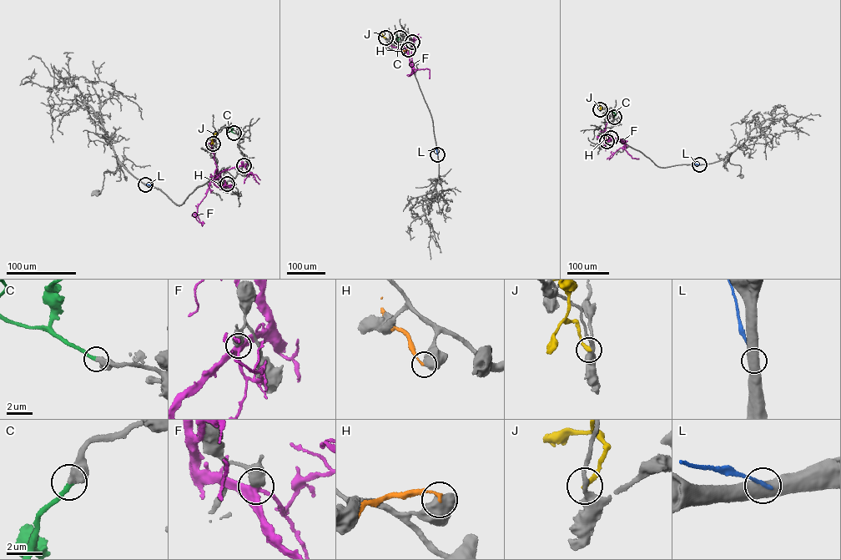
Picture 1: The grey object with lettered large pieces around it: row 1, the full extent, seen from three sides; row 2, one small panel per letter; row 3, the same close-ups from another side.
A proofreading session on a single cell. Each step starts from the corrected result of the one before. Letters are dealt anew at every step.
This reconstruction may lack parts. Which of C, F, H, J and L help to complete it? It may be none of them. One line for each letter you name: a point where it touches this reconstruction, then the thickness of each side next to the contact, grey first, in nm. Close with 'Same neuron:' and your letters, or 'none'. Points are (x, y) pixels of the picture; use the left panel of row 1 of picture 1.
C: meets grey at (234, 133); 550 nm thick on the grey side, 280 nm on the other
Same neuron: C

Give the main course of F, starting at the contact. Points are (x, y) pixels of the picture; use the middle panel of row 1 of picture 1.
F: (412, 42), (413, 68), (407, 53), (389, 42)

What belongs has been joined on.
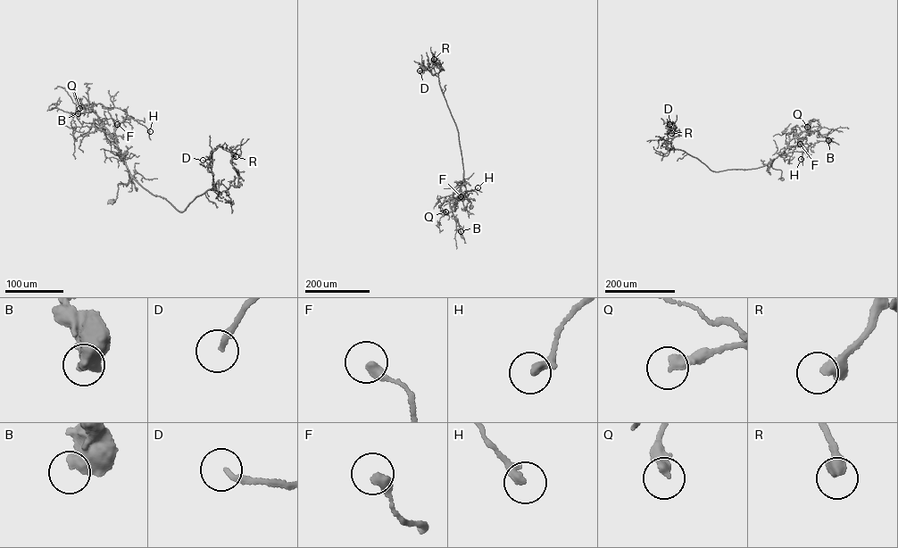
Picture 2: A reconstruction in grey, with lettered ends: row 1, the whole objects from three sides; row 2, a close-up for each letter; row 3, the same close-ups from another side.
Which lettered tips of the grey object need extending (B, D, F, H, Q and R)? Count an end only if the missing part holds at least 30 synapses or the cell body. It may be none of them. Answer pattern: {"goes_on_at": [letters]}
{"goes_on_at": ["D", "R"]}

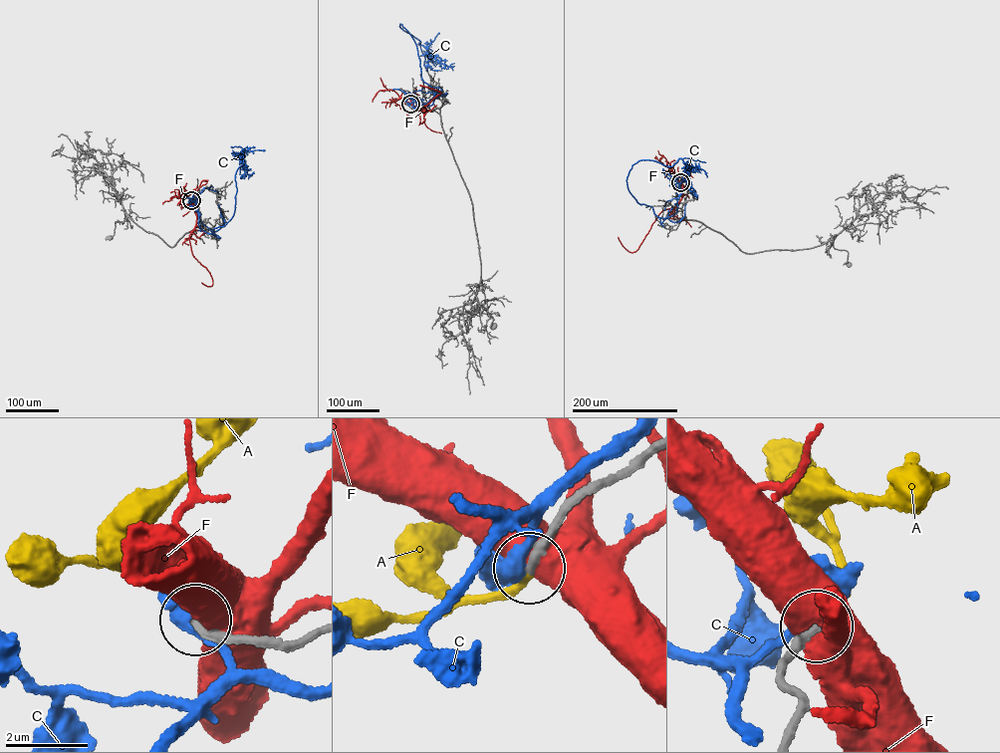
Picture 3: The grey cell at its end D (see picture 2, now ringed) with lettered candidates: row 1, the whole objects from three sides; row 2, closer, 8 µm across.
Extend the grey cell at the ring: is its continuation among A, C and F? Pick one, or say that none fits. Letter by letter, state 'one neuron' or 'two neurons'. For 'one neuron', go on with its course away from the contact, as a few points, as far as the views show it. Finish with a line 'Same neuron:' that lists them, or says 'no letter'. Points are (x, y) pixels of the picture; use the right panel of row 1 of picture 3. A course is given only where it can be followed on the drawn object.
A: one neuron
C: two neurons
F: two neurons
Same neuron: A

